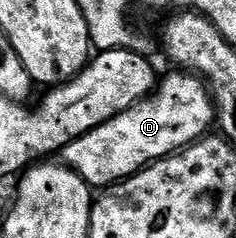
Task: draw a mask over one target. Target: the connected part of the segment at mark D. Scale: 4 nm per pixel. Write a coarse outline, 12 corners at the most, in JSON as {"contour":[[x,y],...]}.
{"contour":[[186,70],[69,142],[61,160],[106,190],[202,140],[216,120]]}

